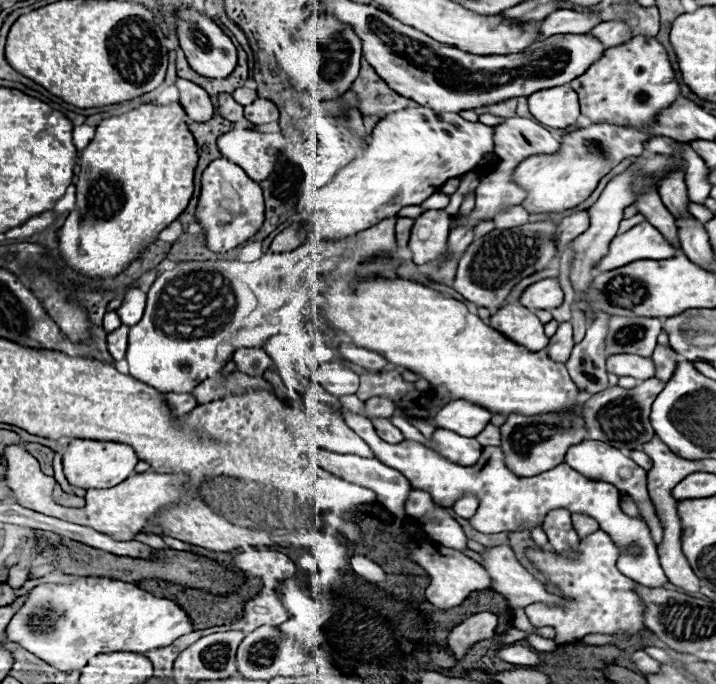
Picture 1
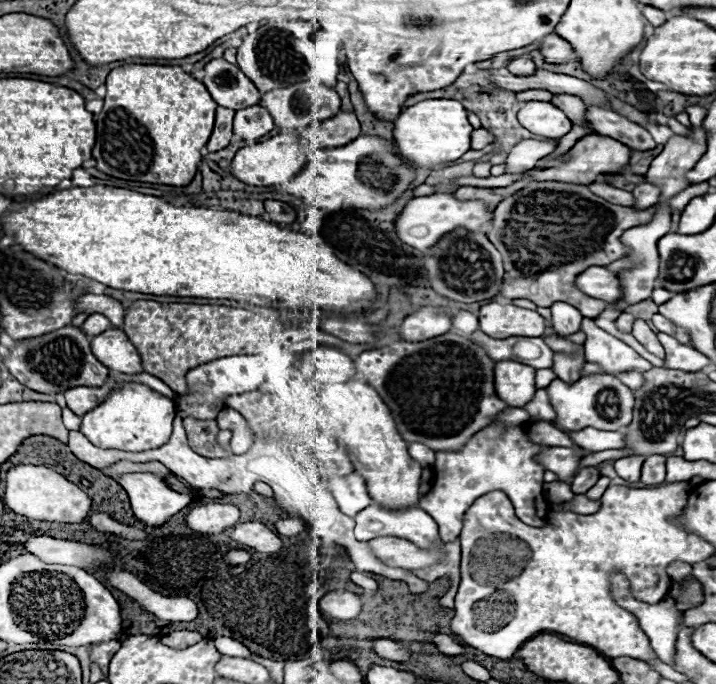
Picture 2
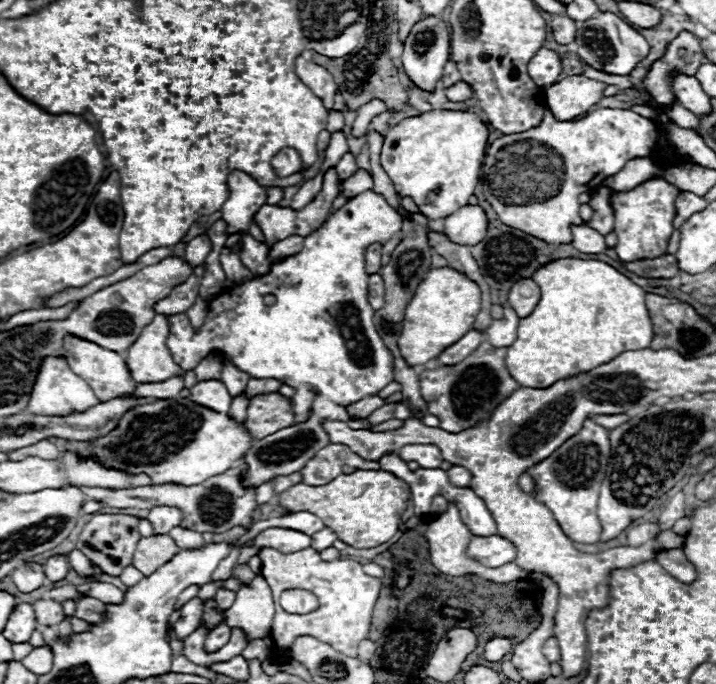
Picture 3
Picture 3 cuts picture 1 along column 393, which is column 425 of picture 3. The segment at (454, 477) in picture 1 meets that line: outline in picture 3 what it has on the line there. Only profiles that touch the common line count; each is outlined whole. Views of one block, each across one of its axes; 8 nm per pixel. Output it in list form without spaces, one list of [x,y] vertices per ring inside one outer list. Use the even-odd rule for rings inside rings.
[[[406,444],[400,450],[400,458],[406,462],[418,462],[422,468],[438,468],[442,454],[434,444]]]

